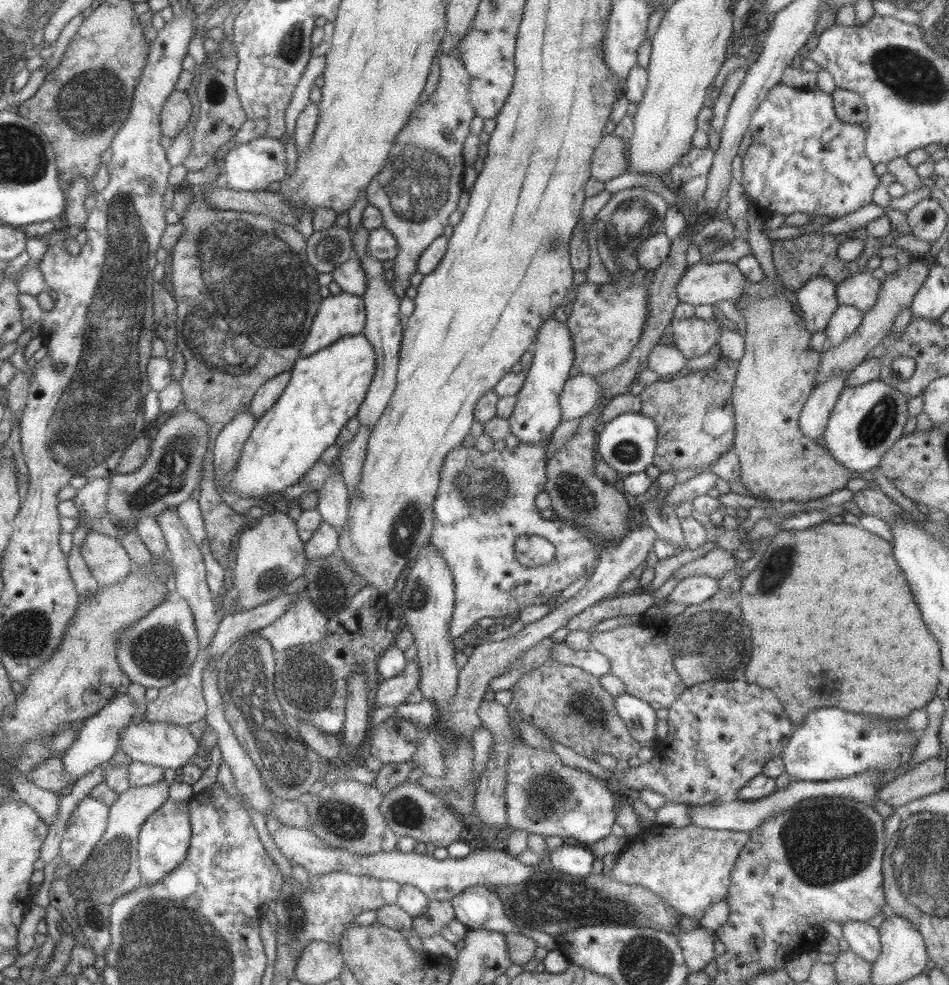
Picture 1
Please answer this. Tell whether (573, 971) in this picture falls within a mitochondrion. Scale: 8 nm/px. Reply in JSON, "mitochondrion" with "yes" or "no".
{"mitochondrion":"no"}

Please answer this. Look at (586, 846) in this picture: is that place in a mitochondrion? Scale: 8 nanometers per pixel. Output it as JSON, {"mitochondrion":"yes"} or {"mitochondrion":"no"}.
{"mitochondrion":"no"}

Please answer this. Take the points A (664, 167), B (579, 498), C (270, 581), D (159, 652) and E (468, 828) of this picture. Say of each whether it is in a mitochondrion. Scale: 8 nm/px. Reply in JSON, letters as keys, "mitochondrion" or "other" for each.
{"A":"other","B":"mitochondrion","C":"mitochondrion","D":"mitochondrion","E":"other"}

